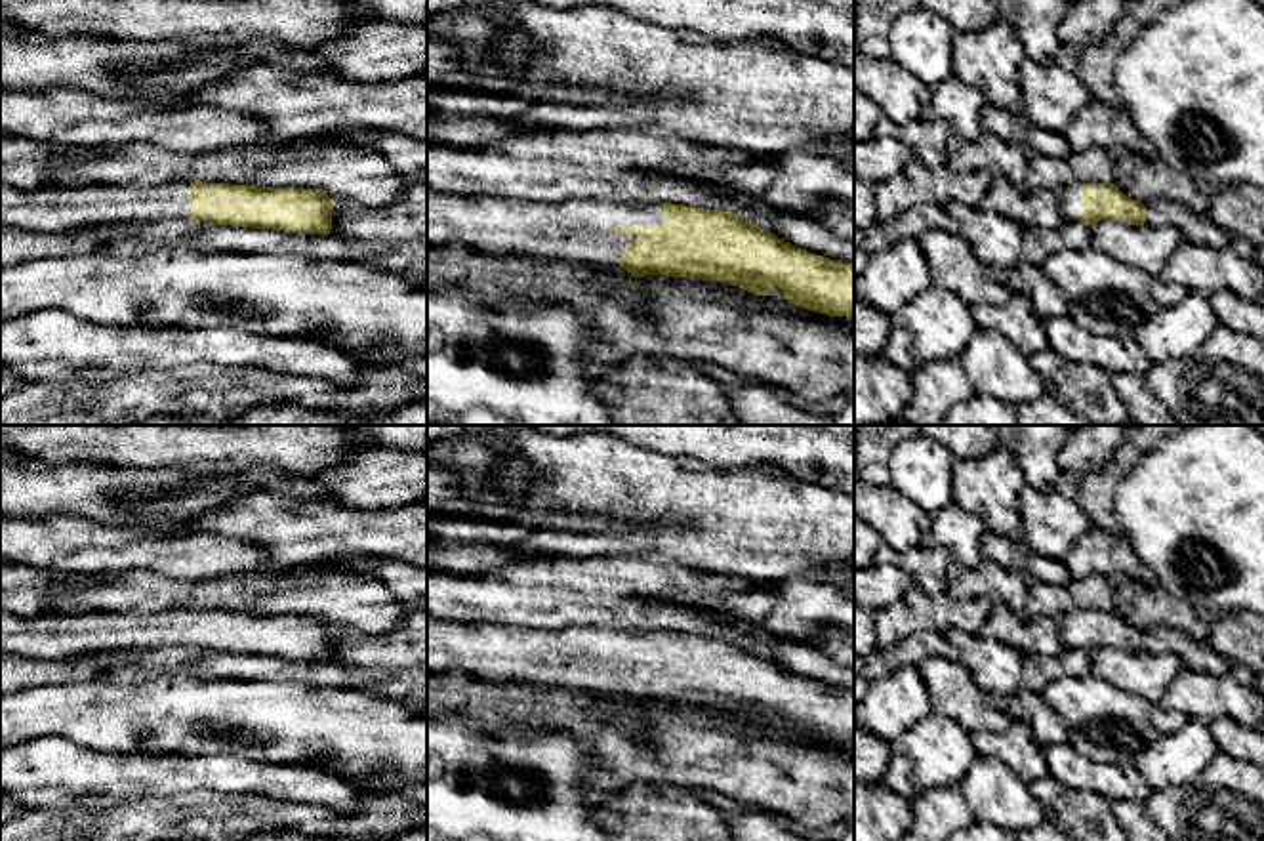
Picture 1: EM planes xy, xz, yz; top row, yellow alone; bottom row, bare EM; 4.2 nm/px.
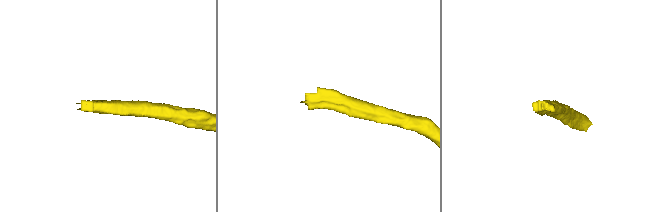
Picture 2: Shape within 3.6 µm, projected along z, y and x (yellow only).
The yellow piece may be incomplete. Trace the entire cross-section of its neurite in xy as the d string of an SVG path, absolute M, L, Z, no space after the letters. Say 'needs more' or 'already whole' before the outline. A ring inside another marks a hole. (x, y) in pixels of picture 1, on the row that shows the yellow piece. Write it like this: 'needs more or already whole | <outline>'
needs more | M229 183L48 185L17 191L0 185L0 227L72 233L86 227L204 221L233 227L330 235L336 200L303 187Z

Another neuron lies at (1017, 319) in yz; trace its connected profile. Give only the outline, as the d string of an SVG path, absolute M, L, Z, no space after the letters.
M1014 294L1003 305L974 305L972 315L980 328L997 330L1026 357L1049 347L1043 318L1024 296Z

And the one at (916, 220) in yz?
M917 206L887 223L877 221L869 229L854 231L854 248L871 256L896 244L900 238L917 238L927 229L961 235L959 223L944 206Z

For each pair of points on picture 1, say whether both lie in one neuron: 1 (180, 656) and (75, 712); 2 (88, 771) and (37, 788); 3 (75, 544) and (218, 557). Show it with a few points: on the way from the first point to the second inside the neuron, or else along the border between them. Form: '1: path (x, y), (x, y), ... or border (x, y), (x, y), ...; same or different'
1: border (170, 674), (130, 683), (82, 683); different
2: path (75, 775), (50, 775); same
3: path (111, 548), (143, 548), (182, 555); same

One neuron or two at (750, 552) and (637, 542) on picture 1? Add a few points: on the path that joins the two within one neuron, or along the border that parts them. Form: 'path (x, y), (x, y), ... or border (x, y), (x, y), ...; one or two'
path (721, 542), (666, 542); one

